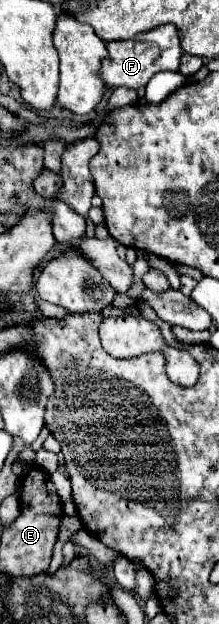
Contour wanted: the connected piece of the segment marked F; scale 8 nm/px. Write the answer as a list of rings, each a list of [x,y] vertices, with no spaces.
[[[166,23],[166,25],[160,25],[160,27],[150,29],[146,33],[140,33],[130,41],[128,39],[126,41],[110,41],[110,43],[106,43],[106,47],[108,47],[110,55],[108,55],[108,59],[102,61],[100,77],[102,77],[102,81],[108,89],[146,87],[146,83],[152,79],[154,73],[158,73],[158,71],[178,71],[180,55],[182,55],[178,29],[172,23]]]

